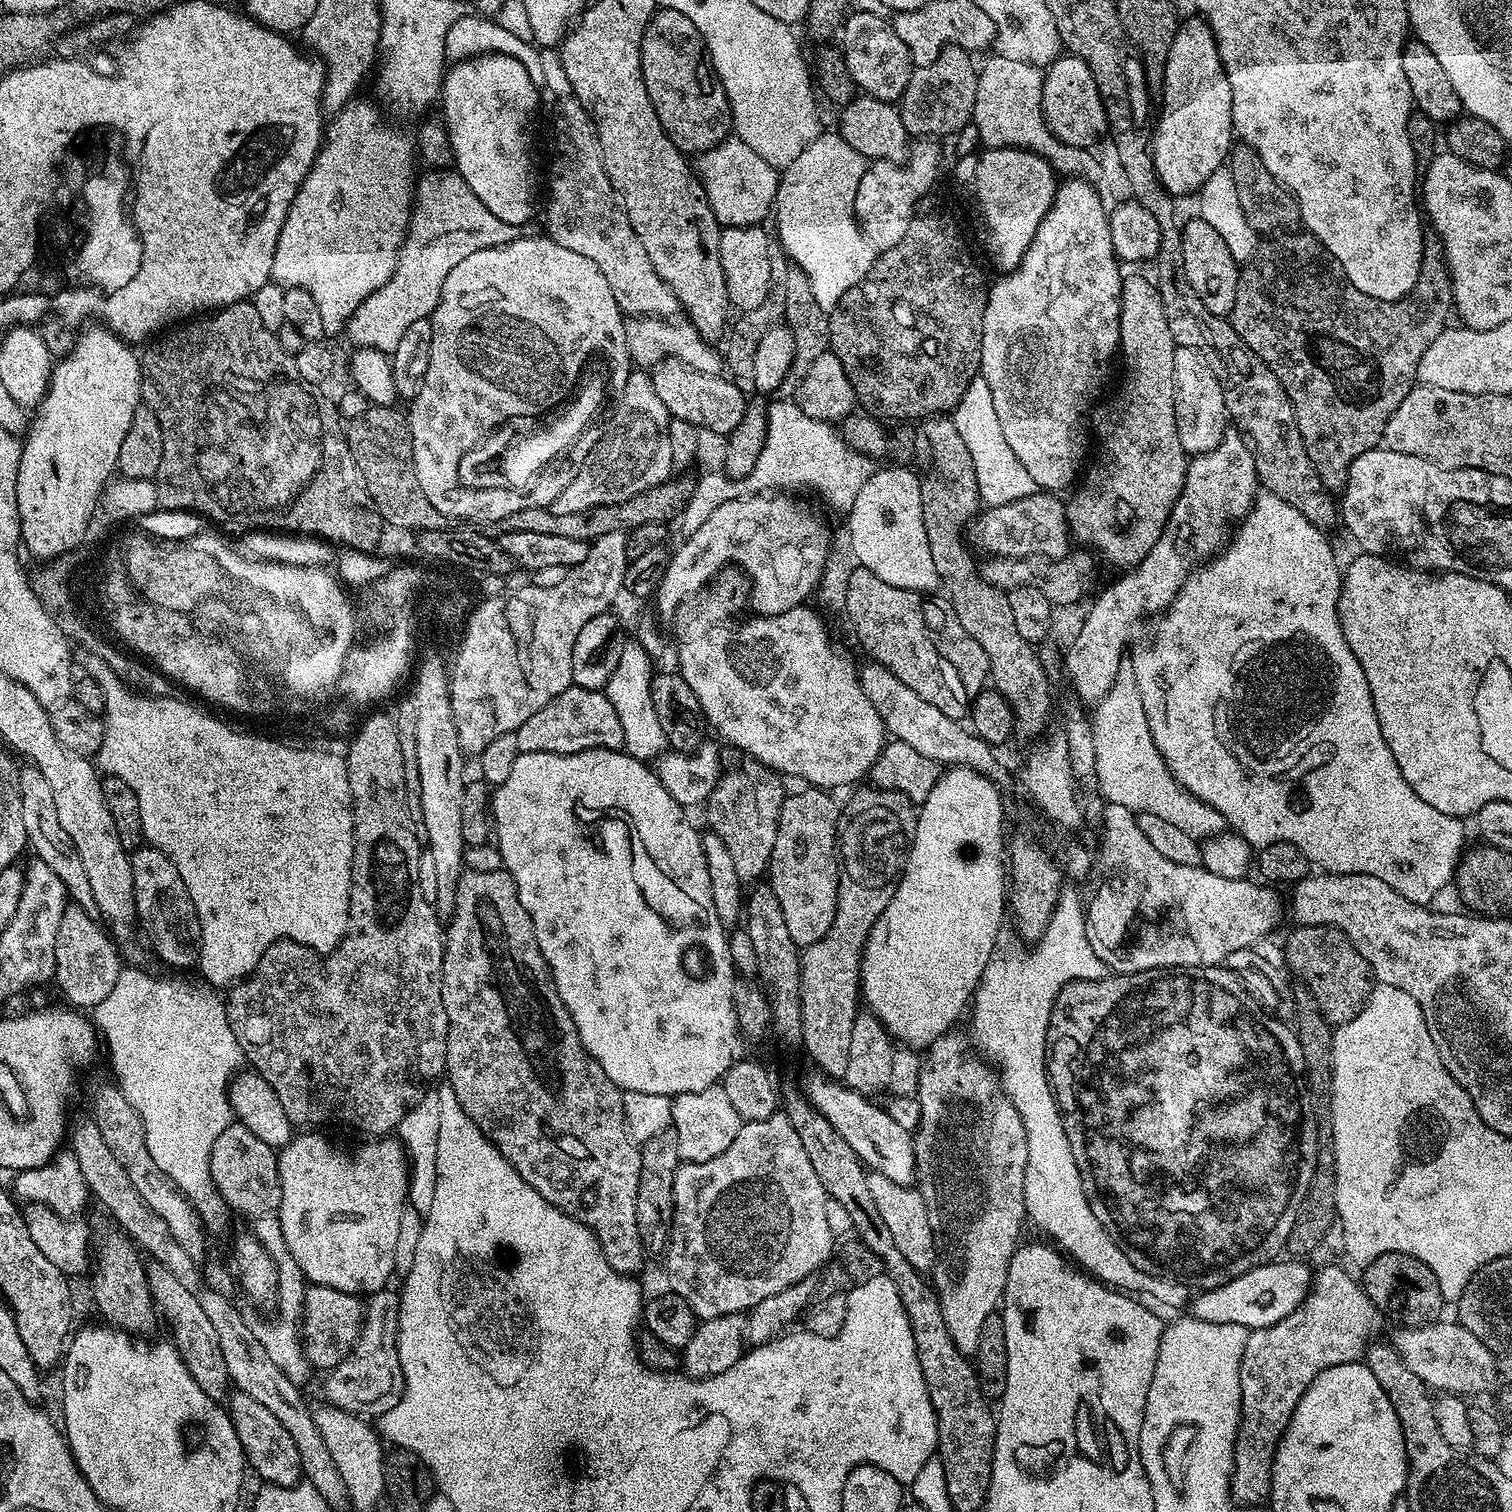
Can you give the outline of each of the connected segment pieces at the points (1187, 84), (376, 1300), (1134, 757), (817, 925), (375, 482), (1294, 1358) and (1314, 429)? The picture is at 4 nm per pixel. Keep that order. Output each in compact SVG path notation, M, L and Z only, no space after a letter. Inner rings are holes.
M1196 18L1198 20L1185 19L1181 23L1179 30L1176 32L1174 42L1170 46L1170 54L1166 58L1166 66L1164 67L1164 90L1162 93L1162 101L1164 105L1160 108L1160 121L1156 124L1156 133L1153 131L1150 136L1150 147L1152 149L1152 161L1156 167L1156 173L1160 178L1161 184L1167 190L1169 196L1179 198L1179 196L1188 196L1199 193L1200 187L1206 182L1206 178L1210 178L1210 174L1214 174L1219 168L1225 167L1226 161L1234 147L1234 133L1232 130L1232 95L1230 94L1230 84L1224 73L1224 67L1220 61L1218 54L1218 46L1216 38L1212 33L1212 27L1204 18Z
M387 1288L369 1295L366 1302L366 1323L363 1325L359 1344L337 1368L325 1375L328 1377L324 1380L324 1396L331 1407L341 1408L351 1416L378 1418L398 1404L404 1393L404 1375L395 1343L398 1312L397 1291Z
M1131 667L1120 669L1119 676L1103 693L1096 713L1091 713L1096 767L1095 783L1100 783L1100 792L1110 804L1148 800L1147 811L1158 814L1166 822L1186 830L1186 834L1203 842L1218 832L1225 831L1226 821L1221 812L1209 804L1203 804L1172 776L1162 754L1154 746L1150 734L1150 722L1146 722L1146 710L1142 710L1142 694L1138 694L1138 682Z
M811 786L785 795L784 805L780 808L779 826L774 838L772 860L766 873L767 883L774 890L774 898L778 898L778 906L782 906L782 918L786 918L786 930L790 930L790 938L796 940L797 948L809 948L814 940L822 938L826 930L834 922L834 914L838 906L838 886L840 885L840 869L838 867L838 825L841 809L831 800L827 791Z
M368 406L360 416L351 417L346 424L348 449L383 523L415 534L438 531L445 527L446 518L437 508L430 506L430 498L422 494L414 466L414 442L408 417L397 408Z
M1324 1268L1317 1271L1307 1300L1292 1311L1282 1322L1269 1328L1255 1329L1246 1342L1246 1350L1240 1363L1240 1431L1236 1434L1234 1471L1230 1481L1230 1494L1237 1503L1246 1500L1269 1499L1272 1491L1272 1463L1278 1442L1284 1436L1286 1426L1298 1406L1302 1394L1330 1366L1355 1364L1367 1353L1368 1339L1376 1328L1378 1309L1372 1305L1359 1279L1351 1280L1340 1268Z
M1300 230L1295 234L1284 234L1279 238L1269 240L1272 240L1269 244L1261 243L1256 249L1256 255L1240 269L1240 281L1234 298L1234 310L1230 323L1249 352L1257 360L1261 360L1280 379L1280 384L1286 390L1288 397L1296 396L1296 399L1292 401L1292 409L1300 408L1300 416L1296 421L1298 430L1302 434L1302 442L1306 446L1306 454L1310 454L1310 462L1316 473L1320 475L1320 481L1323 482L1324 487L1329 490L1340 490L1347 485L1348 471L1354 458L1358 458L1358 454L1366 454L1366 450L1377 447L1381 443L1388 419L1398 410L1402 398L1406 398L1406 394L1410 394L1410 390L1417 383L1416 371L1422 362L1422 354L1426 354L1430 342L1434 342L1434 338L1438 338L1438 334L1442 334L1442 330L1449 323L1448 315L1450 317L1453 315L1452 279L1448 277L1448 266L1444 262L1444 247L1438 233L1431 230L1425 231L1420 273L1412 292L1402 300L1379 300L1370 298L1370 294L1362 294L1362 290L1358 290L1358 286L1354 286L1350 282L1350 278L1346 278L1346 270L1342 270L1342 266L1334 258L1334 254L1330 254L1330 250L1322 247L1320 239L1313 236L1311 232Z

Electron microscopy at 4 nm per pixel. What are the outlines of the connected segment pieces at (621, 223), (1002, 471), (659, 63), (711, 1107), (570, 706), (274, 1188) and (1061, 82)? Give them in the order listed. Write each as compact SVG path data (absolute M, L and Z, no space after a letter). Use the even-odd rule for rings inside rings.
M575 98L560 100L556 104L556 113L552 116L552 161L548 164L548 229L549 240L558 242L558 246L566 246L566 250L574 250L574 254L582 254L582 258L590 258L610 286L610 294L614 294L614 302L618 302L620 311L631 317L640 318L645 314L664 314L672 300L672 291L658 278L654 266L650 266L650 258L642 242L638 242L638 234L628 221L628 215L612 189L610 178L604 169L600 157L600 140L596 137L596 125L587 108L583 108Z
M977 374L970 382L950 418L958 434L962 434L962 438L968 442L976 471L974 484L977 489L980 487L980 496L985 500L985 505L1012 503L1037 491L1034 478L1030 478L1030 474L1026 474L1026 466L1014 458L1014 450L1010 450L1010 442L1006 442L1006 434L1002 434L1002 425L998 423L998 414L994 410L994 398L983 376Z
M657 7L652 13L650 22L644 28L640 43L640 61L642 62L642 78L646 82L646 94L650 94L650 102L654 106L654 114L658 114L658 122L664 133L674 142L674 146L685 154L701 154L722 143L733 131L732 112L728 108L728 99L724 87L719 80L712 78L703 80L700 71L706 68L706 49L700 31L686 18L686 14L678 14L672 8Z
M713 1086L697 1092L683 1092L672 1102L671 1127L678 1138L678 1154L681 1161L686 1164L701 1164L702 1162L710 1162L710 1158L718 1158L718 1154L722 1154L726 1150L726 1146L730 1146L730 1142L734 1142L741 1123L738 1110L734 1110L734 1106L730 1106L730 1097L722 1086Z
M570 687L562 690L558 698L546 702L538 714L526 718L516 731L521 752L545 752L546 754L574 754L587 748L624 747L622 722L603 691L595 692L585 688Z
M231 1122L218 1135L210 1154L209 1170L214 1186L233 1213L241 1212L251 1218L279 1213L282 1186L277 1153L270 1145L256 1138L244 1124Z
M1065 55L1064 76L1051 77L1047 89L1046 119L1052 133L1064 144L1075 148L1091 149L1100 140L1100 135L1108 132L1108 115L1104 112L1104 99L1100 97L1098 86L1090 66L1081 56Z

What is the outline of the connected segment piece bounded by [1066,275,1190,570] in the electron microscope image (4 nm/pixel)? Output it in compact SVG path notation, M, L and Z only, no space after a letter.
M1128 276L1123 277L1124 285L1120 291L1120 347L1122 360L1124 356L1124 381L1120 384L1120 389L1116 392L1113 400L1108 400L1104 404L1104 410L1097 409L1090 416L1092 420L1091 427L1094 429L1094 440L1100 443L1100 449L1096 452L1096 461L1092 464L1092 469L1083 473L1082 479L1079 481L1080 489L1072 496L1072 501L1068 500L1066 504L1066 519L1071 529L1071 535L1081 540L1084 544L1093 544L1106 559L1112 564L1117 564L1120 570L1131 570L1137 564L1142 563L1146 558L1146 554L1150 554L1150 550L1154 550L1155 544L1163 534L1163 522L1172 512L1176 499L1179 498L1180 492L1184 488L1185 476L1188 473L1189 457L1184 451L1182 442L1178 438L1178 426L1176 425L1176 383L1174 382L1174 354L1177 350L1177 344L1170 334L1170 325L1166 323L1166 310L1162 310L1162 298L1160 297L1160 289L1151 279L1148 280L1144 276Z

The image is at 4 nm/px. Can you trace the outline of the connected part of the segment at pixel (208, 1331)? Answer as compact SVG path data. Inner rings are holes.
M155 1262L147 1265L148 1289L152 1292L152 1299L156 1301L157 1309L166 1319L172 1323L174 1343L180 1349L180 1356L184 1359L184 1364L190 1370L194 1382L202 1386L202 1390L212 1400L217 1402L227 1401L230 1395L230 1381L226 1362L222 1358L222 1346L218 1346L218 1333L214 1331L214 1326L210 1323L210 1318L202 1311L202 1306L198 1306L196 1293L186 1290L178 1278L170 1270Z

